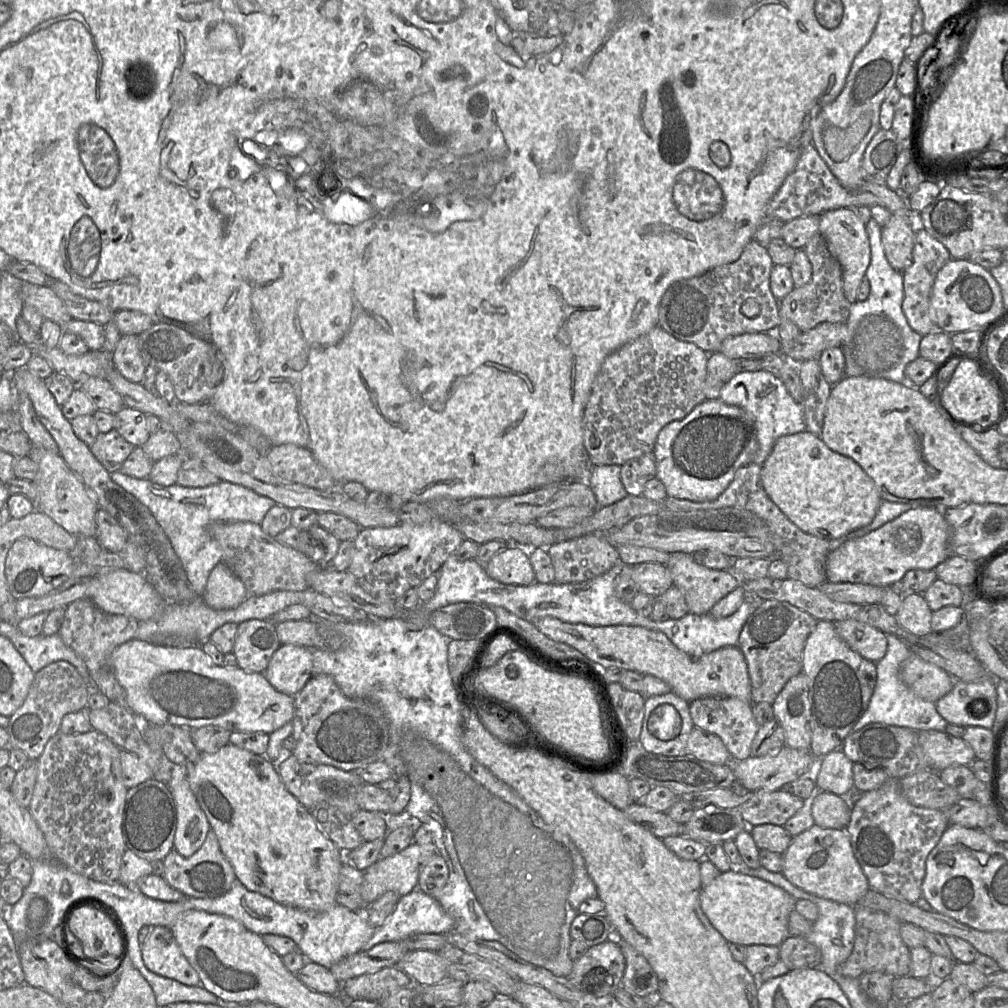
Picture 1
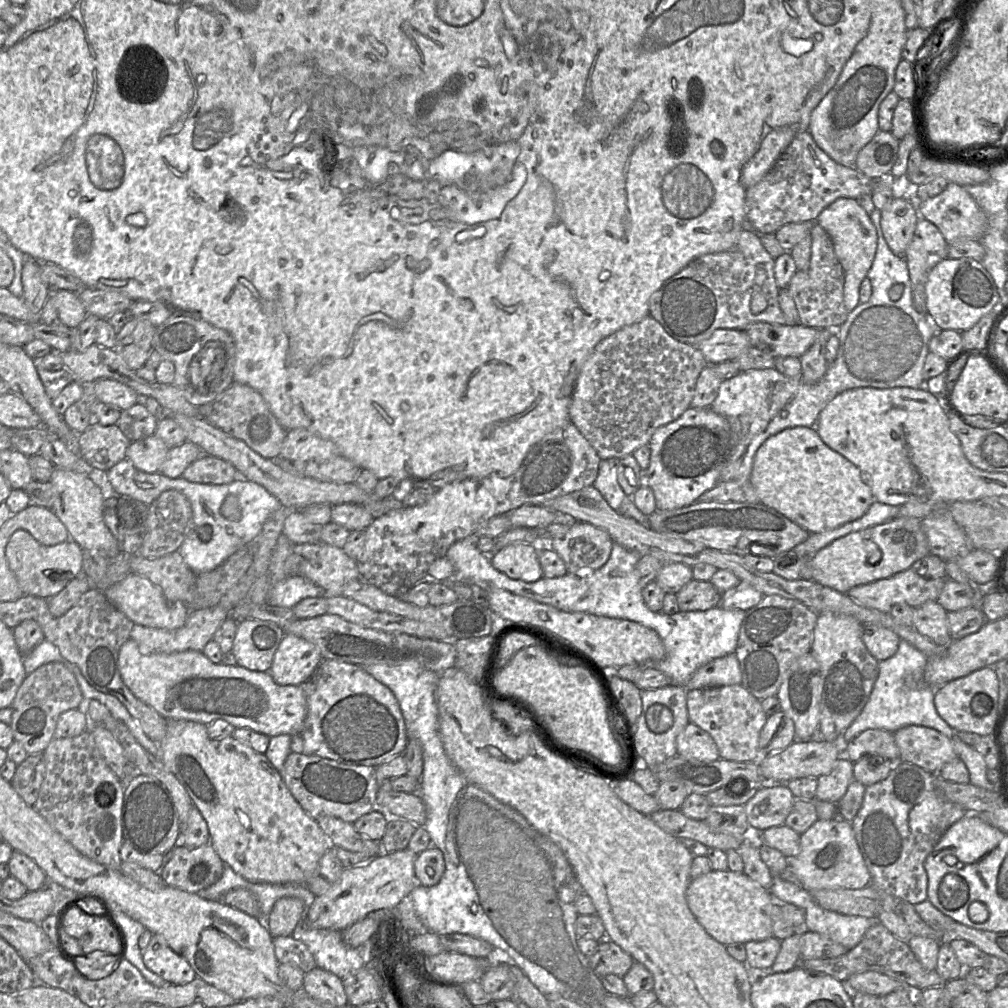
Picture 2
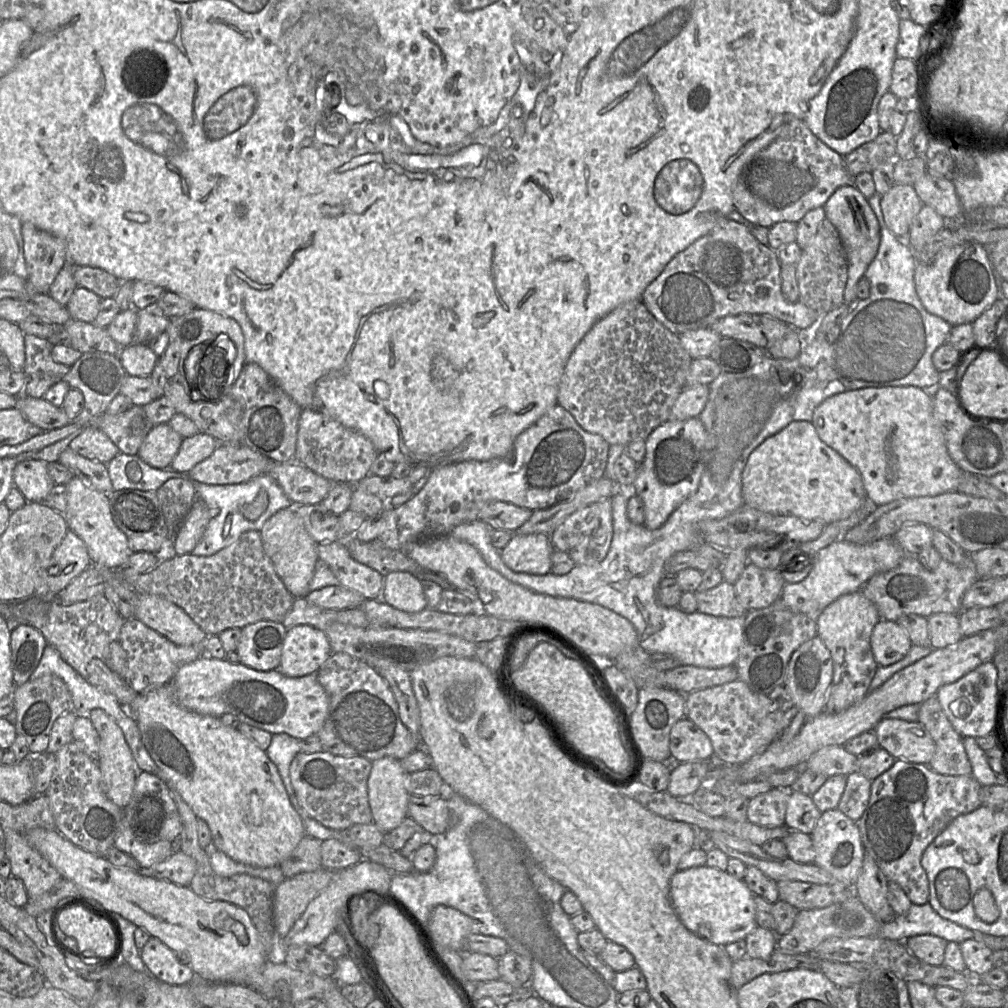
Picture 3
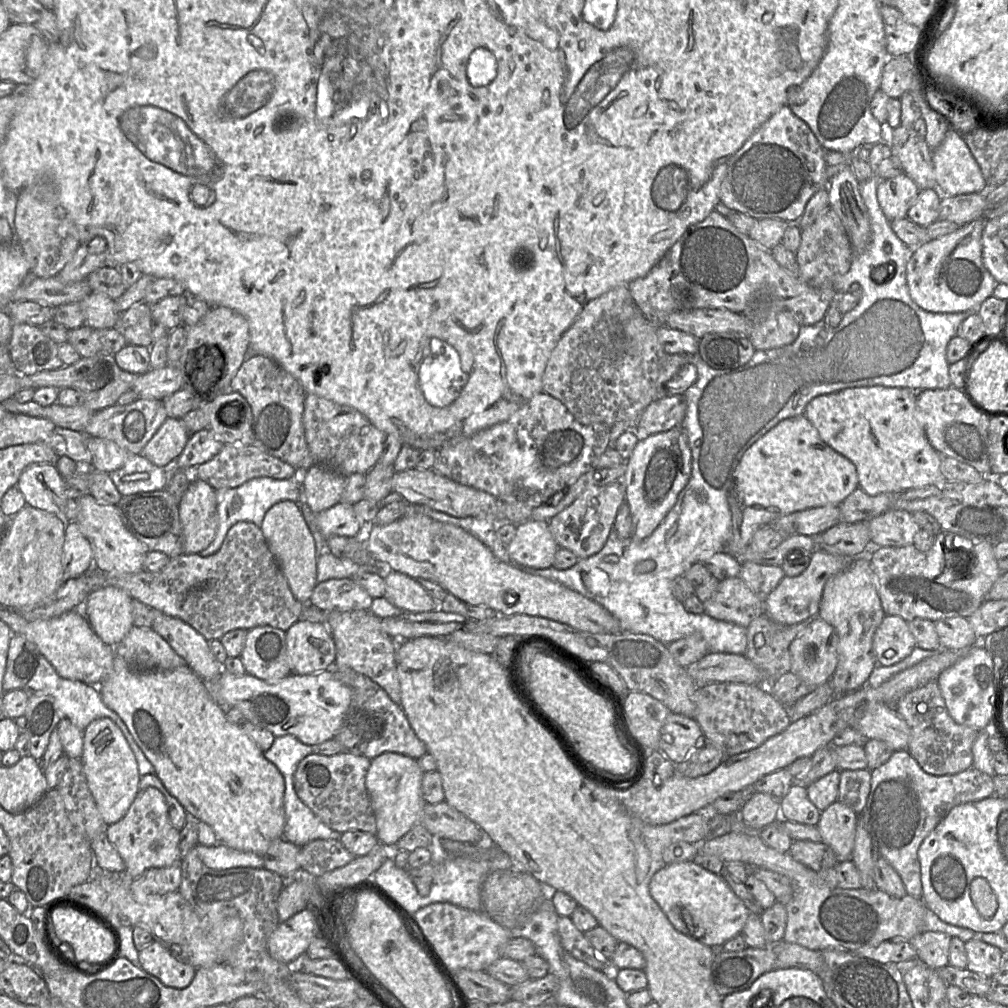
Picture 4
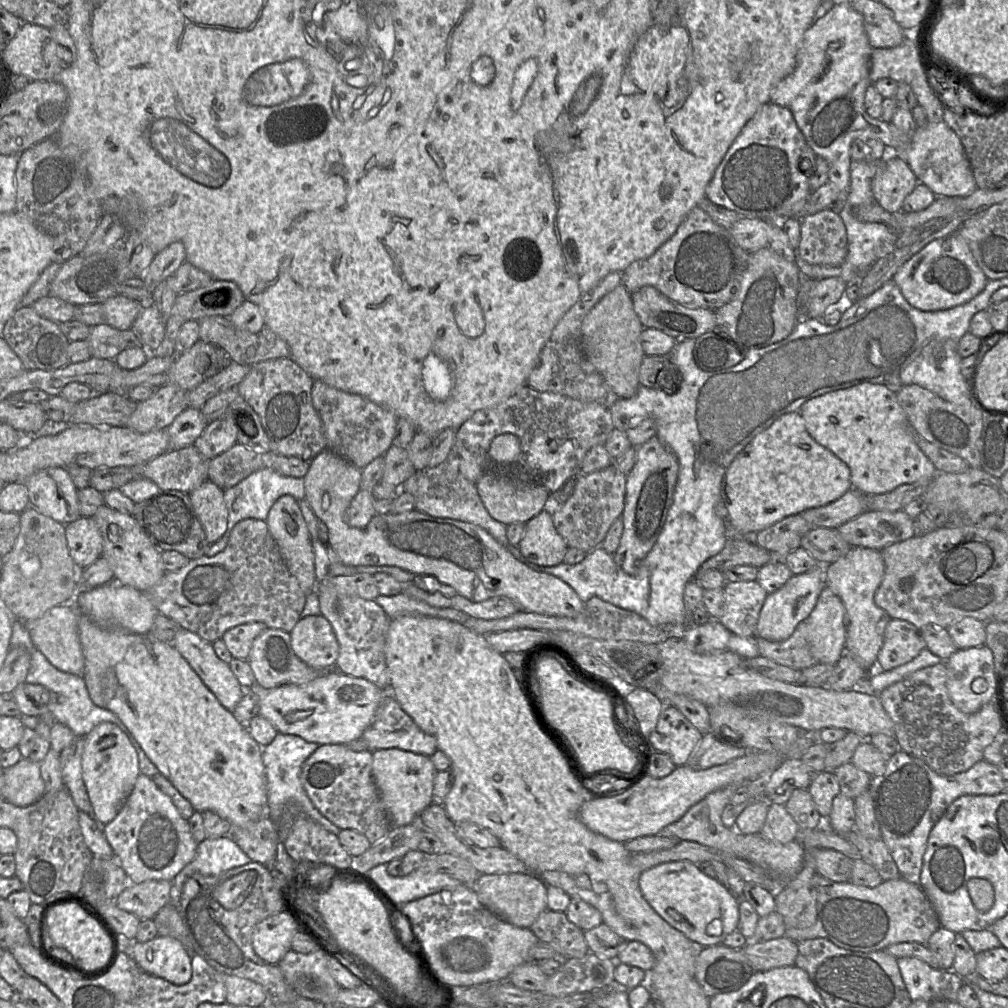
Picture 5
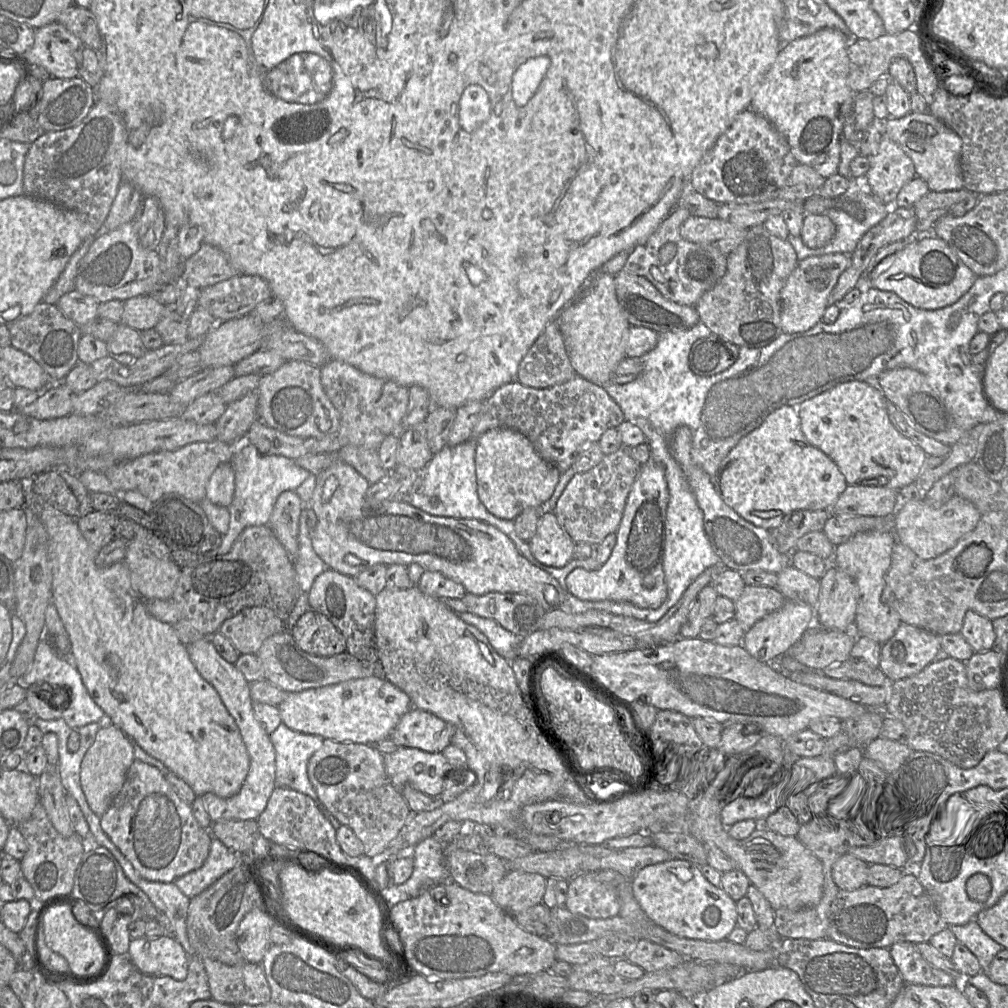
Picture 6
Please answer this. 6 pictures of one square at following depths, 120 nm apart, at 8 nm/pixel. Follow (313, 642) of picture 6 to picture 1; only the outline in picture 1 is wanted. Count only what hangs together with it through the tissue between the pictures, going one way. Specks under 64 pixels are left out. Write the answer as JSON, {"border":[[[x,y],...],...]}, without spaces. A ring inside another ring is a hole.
{"border":[[[282,644],[263,674],[278,692],[294,697],[312,677],[312,667],[312,649]]]}

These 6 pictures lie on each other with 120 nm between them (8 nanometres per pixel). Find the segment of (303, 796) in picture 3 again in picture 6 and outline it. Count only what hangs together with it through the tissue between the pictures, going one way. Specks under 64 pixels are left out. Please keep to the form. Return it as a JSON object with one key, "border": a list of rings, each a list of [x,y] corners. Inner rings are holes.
{"border":[[[324,739],[321,748],[308,761],[307,775],[322,804],[342,825],[353,830],[363,844],[364,854],[370,858],[385,851],[411,814],[401,792],[394,787],[387,775],[384,755],[372,745]]]}

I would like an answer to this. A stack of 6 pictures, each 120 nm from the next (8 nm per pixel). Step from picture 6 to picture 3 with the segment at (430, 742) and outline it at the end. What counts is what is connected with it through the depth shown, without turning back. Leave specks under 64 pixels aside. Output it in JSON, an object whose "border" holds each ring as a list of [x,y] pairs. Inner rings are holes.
{"border":[[[332,653],[316,672],[316,677],[329,700],[326,720],[316,734],[322,752],[347,758],[363,757],[373,762],[383,757],[401,760],[418,748],[400,719],[387,681],[377,670],[346,653]]]}

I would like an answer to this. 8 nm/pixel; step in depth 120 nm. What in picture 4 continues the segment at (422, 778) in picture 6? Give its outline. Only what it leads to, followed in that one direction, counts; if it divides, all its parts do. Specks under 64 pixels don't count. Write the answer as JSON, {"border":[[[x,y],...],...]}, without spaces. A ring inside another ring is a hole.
{"border":[[[385,752],[371,760],[365,784],[380,844],[395,846],[399,839],[419,823],[426,804],[421,792],[423,775],[417,760],[402,754]]]}

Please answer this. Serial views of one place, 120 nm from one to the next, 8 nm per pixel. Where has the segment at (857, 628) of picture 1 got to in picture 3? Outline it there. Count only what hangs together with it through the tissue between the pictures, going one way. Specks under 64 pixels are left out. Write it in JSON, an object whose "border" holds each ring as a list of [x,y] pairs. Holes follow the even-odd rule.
{"border":[[[881,619],[871,635],[871,647],[879,666],[889,666],[902,660],[912,647],[906,630],[895,621]]]}

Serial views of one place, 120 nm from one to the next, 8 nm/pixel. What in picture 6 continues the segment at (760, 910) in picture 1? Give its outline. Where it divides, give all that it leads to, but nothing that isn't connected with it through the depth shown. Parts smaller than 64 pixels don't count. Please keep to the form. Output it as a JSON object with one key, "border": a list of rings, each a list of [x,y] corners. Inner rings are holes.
{"border":[[[671,858],[645,866],[631,881],[634,897],[647,917],[678,937],[716,942],[727,939],[737,925],[736,902],[721,887],[712,885],[701,873],[700,867],[688,860]]]}

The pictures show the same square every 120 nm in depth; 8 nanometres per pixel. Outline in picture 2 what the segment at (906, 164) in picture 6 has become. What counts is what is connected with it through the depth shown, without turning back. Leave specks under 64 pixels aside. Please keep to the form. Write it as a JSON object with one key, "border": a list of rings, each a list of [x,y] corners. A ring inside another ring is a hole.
{"border":[[[894,198],[881,210],[881,229],[884,239],[897,256],[904,256],[913,238],[917,224],[917,212],[903,198]]]}

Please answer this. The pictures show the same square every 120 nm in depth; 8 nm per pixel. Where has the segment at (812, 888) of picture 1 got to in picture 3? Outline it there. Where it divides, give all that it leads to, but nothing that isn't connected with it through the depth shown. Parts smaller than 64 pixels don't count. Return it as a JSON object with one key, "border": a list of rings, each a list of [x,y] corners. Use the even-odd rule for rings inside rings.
{"border":[[[837,808],[827,810],[821,813],[810,836],[815,851],[813,863],[827,870],[844,885],[854,887],[865,856],[857,822],[847,817]]]}

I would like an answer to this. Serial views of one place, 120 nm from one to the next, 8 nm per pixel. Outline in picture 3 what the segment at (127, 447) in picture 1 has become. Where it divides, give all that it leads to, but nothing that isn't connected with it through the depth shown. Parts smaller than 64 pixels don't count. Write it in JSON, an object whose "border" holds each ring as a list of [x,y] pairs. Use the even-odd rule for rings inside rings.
{"border":[[[90,426],[77,435],[68,446],[90,460],[108,464],[120,453],[119,448],[99,428]]]}

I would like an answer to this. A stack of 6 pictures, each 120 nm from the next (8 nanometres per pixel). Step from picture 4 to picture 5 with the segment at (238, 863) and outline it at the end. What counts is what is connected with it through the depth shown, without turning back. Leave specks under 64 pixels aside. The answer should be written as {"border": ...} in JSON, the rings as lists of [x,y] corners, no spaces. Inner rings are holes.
{"border":[[[231,837],[206,838],[198,844],[194,859],[172,880],[171,902],[178,906],[183,885],[193,874],[218,875],[251,861]]]}

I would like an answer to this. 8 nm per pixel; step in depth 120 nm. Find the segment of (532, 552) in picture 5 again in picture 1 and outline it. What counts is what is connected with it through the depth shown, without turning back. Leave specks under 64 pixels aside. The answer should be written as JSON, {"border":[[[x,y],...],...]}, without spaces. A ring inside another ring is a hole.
{"border":[[[509,545],[496,553],[485,565],[489,577],[514,585],[530,585],[536,581],[535,573],[529,558],[529,549]]]}

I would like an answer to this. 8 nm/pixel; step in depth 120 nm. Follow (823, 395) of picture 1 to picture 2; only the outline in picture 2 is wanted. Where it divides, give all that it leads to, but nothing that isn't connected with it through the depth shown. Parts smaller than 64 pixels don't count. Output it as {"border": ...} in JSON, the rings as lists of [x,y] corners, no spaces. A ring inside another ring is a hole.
{"border":[[[818,329],[818,334],[810,348],[800,357],[801,378],[808,384],[820,381],[826,373],[825,349],[827,341],[833,334],[833,329]]]}

